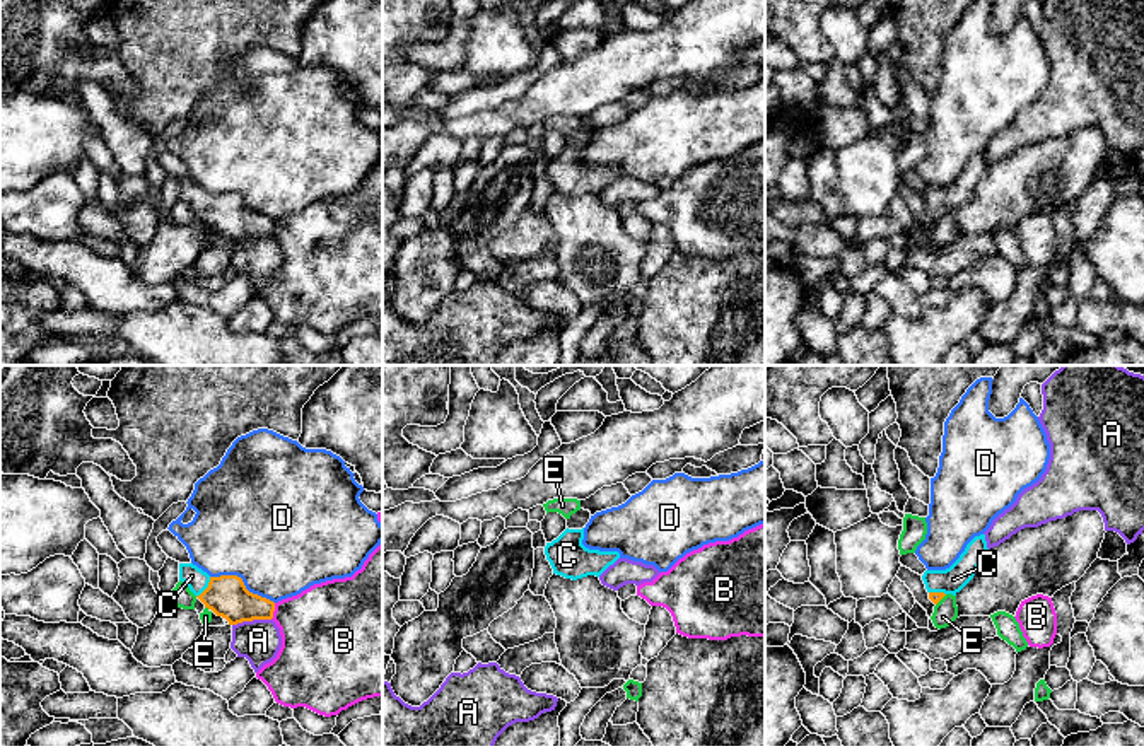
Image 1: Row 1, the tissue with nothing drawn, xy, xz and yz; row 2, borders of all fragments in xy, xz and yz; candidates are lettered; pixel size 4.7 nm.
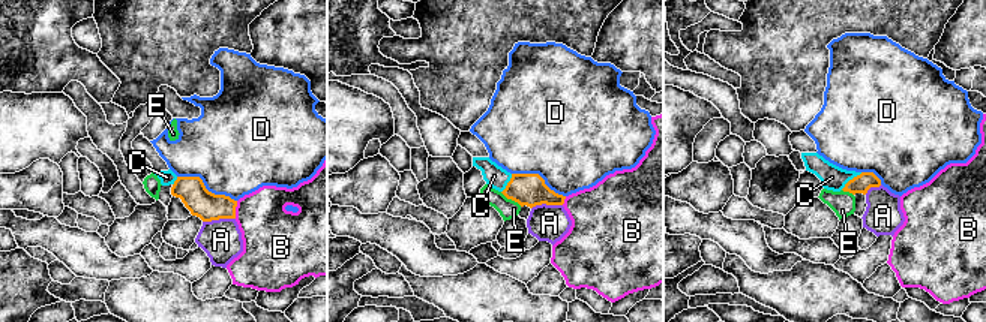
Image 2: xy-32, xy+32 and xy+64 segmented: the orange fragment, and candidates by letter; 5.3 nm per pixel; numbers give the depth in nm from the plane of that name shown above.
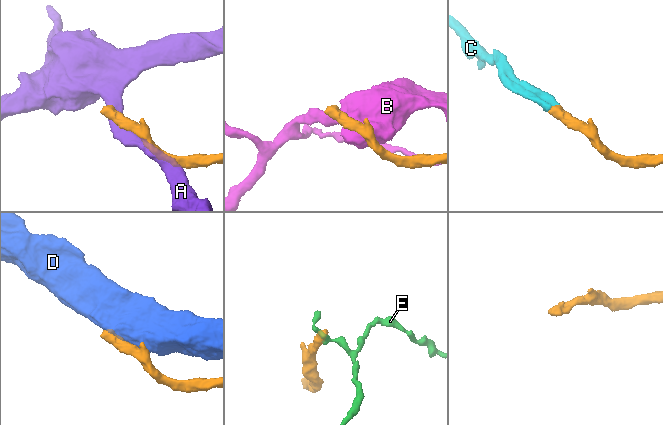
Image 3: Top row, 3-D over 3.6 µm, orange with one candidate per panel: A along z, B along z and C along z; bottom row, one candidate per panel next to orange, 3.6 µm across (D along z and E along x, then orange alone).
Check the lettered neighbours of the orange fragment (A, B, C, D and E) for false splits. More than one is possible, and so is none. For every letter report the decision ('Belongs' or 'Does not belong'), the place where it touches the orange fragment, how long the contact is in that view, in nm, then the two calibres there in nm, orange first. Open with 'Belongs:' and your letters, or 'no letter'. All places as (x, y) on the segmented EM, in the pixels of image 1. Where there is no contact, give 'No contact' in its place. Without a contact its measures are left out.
Belongs: C
A: Does not belong. Touches orange at xy (251, 620). Shared border 190 nm. Thickness 190 nm (orange) against 200 nm
B: Does not belong. Touches orange at xy (274, 610). Shared border 80 nm. Thickness 190 nm (orange) against 400 nm
C: Belongs. Touches orange at xy (207, 588). Shared border 120 nm. Thickness 190 nm (orange) against 100 nm
D: Does not belong. Touches orange at xy (243, 582). Shared border 340 nm. Thickness 190 nm (orange) against 480 nm
E: Does not belong. Touches orange at yz (941, 598). Shared border 80 nm. Thickness 50 nm (orange) against 110 nm

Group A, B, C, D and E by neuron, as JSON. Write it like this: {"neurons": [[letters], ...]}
{"neurons": [["A"], ["B"], ["C"], ["D"], ["E"]]}

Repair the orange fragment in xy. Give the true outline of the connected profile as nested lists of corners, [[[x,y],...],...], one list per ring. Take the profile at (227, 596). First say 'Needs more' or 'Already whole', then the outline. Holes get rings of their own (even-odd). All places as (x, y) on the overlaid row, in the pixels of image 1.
Needs more. [[[179,563],[179,580],[229,625],[273,618],[275,603],[249,592],[237,575],[210,577],[193,563]]]

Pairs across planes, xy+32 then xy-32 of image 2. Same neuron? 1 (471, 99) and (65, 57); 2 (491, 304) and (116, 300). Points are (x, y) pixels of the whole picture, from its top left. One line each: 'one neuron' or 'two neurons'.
1: two neurons
2: one neuron

